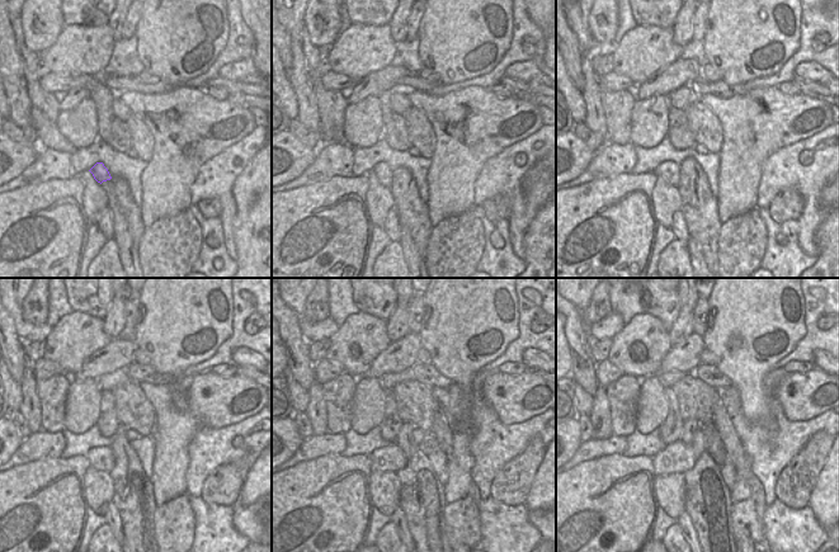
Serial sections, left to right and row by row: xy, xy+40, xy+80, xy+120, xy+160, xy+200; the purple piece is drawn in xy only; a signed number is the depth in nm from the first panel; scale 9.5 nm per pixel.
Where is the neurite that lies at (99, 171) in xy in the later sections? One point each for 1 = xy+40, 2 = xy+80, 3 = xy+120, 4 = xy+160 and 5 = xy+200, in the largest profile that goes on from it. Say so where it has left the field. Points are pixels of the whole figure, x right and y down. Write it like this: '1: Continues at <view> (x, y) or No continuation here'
1: Continues at xy+40 (383, 173)
2: Continues at xy+80 (669, 171)
3: Continues at xy+120 (102, 458)
4: Continues at xy+160 (391, 458)
5: Continues at xy+200 (677, 457).

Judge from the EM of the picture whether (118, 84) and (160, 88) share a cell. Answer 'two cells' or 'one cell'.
one cell

